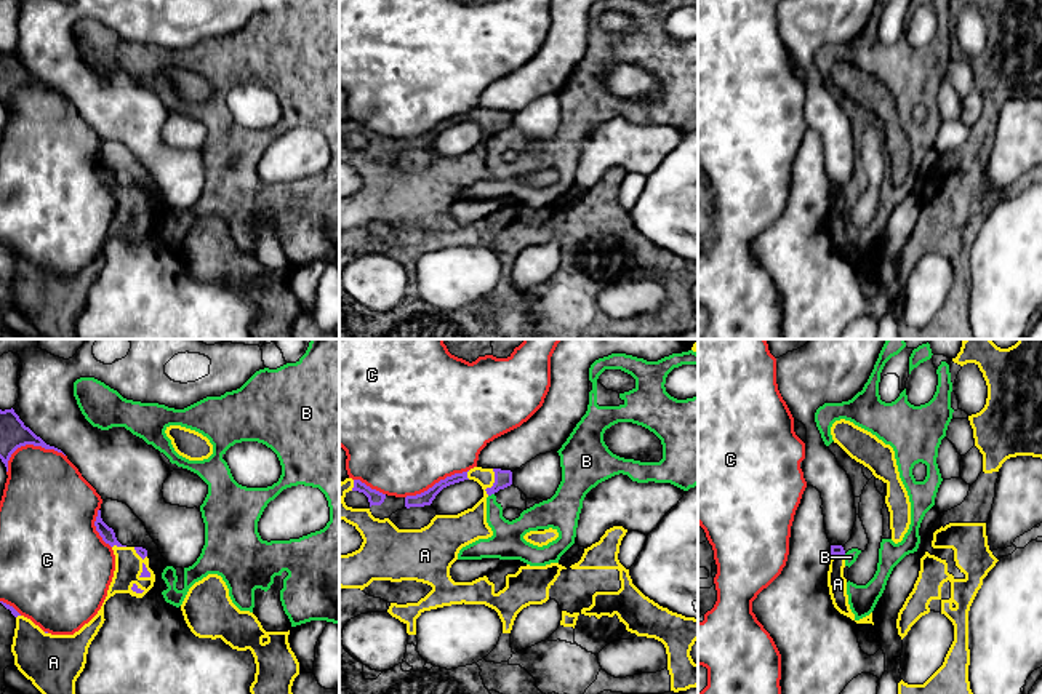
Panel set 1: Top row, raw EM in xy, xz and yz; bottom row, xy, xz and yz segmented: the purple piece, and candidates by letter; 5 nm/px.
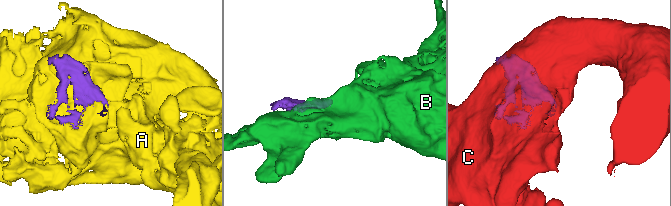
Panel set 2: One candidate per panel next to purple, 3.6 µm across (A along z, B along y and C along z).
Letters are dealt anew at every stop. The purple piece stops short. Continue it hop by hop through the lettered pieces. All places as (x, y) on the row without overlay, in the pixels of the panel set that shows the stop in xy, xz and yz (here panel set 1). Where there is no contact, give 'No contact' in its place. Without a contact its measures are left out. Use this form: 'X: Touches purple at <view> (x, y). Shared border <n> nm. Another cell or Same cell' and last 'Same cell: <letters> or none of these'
A: Touches purple at xz (493, 125). Shared border 140 nm. Same cell
B: Touches purple at xz (490, 136). Shared border 40 nm. Another cell
C: Touches purple at xy (29, 85). Shared border 300 nm. Another cell
Same cell: A

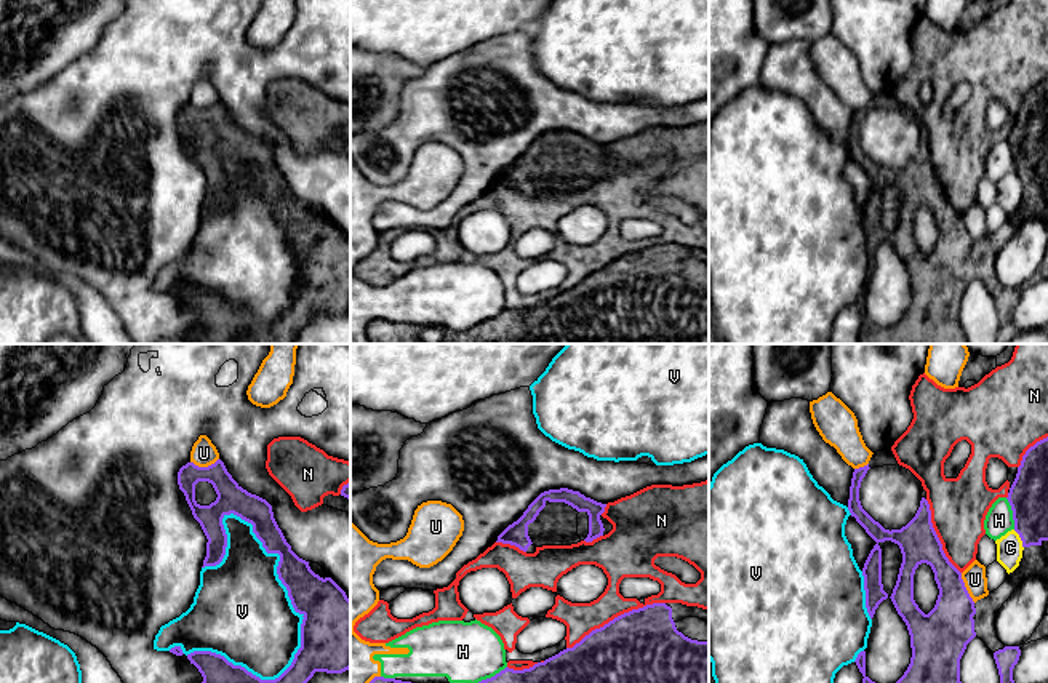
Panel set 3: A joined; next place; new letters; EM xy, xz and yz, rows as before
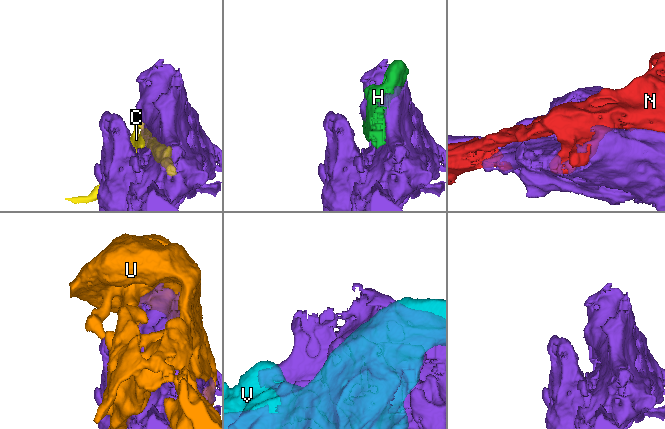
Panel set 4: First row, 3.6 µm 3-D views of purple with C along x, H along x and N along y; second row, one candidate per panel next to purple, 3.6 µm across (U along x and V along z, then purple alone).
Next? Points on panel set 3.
C: Touches purple at yz (1021, 181). Shared border 110 nm. Another cell
H: Touches purple at xz (488, 320). Shared border 200 nm. Another cell
N: Touches purple at xz (615, 259). Shared border 550 nm. Another cell
U: Touches purple at yz (965, 229). Shared border 170 nm. Another cell
V: Touches purple at xy (298, 291). Shared border 900 nm. Another cell
Same cell: none of these

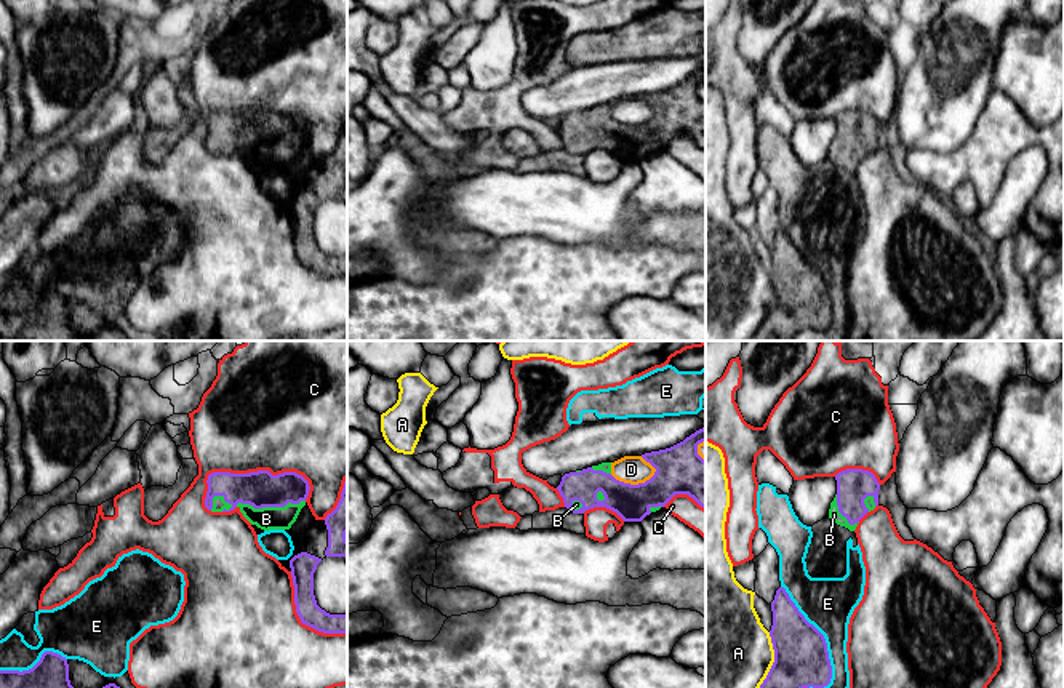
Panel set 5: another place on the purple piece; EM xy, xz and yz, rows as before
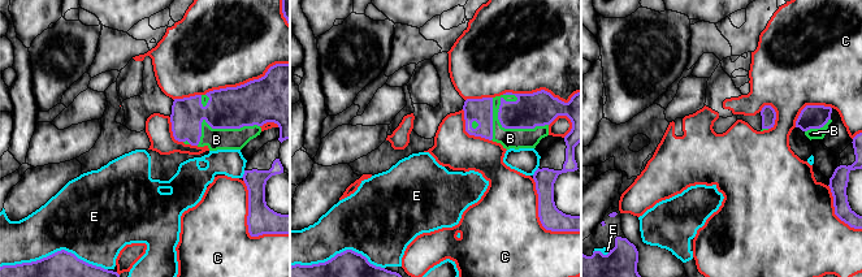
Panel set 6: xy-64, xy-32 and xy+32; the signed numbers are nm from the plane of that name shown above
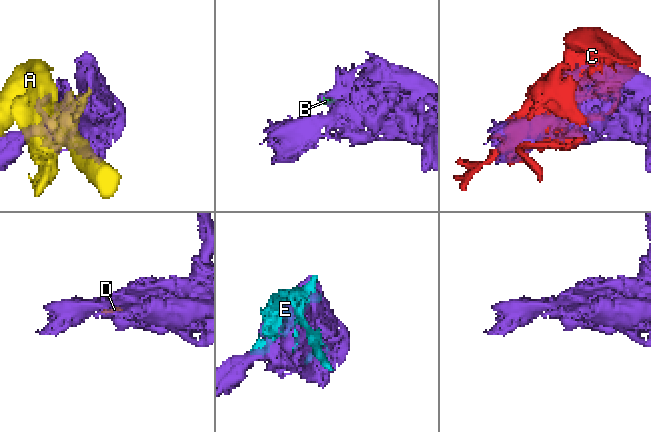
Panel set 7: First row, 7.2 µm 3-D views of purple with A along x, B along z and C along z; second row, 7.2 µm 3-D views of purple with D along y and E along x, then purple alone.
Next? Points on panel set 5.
A: Touches purple at yz (772, 308). Shared border 360 nm. Another cell
B: Touches purple at xy (269, 148). Shared border 360 nm. Same cell
C: Touches purple at xy (245, 116). Shared border 550 nm. Another cell
D: Touches purple at xz (634, 127). Shared border 240 nm. Another cell
E: Touches purple at yz (828, 295). Shared border 550 nm. Another cell
Same cell: B

